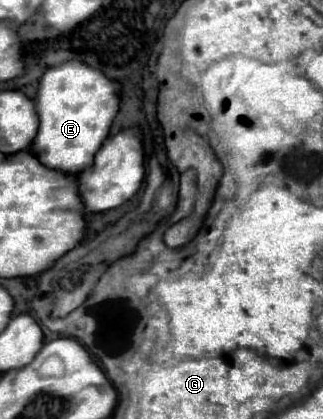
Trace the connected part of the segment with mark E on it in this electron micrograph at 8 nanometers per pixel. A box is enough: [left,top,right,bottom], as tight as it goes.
[31,59,121,173]

